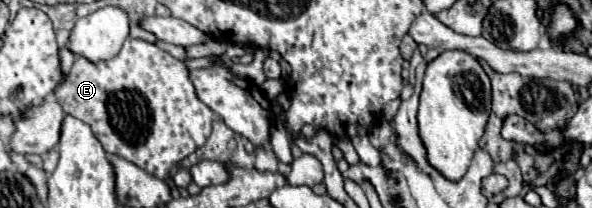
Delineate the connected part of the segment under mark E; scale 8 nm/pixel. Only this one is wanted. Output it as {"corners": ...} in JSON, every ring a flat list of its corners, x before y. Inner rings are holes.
{"corners":[[127,38,121,52,111,60,101,60,95,64,83,56,77,56,65,84,57,86,55,96,67,114,91,126,107,154,117,154,161,180,167,178,183,158,205,144,215,116,213,110,197,98,185,62,173,58,155,44,135,38]]}

